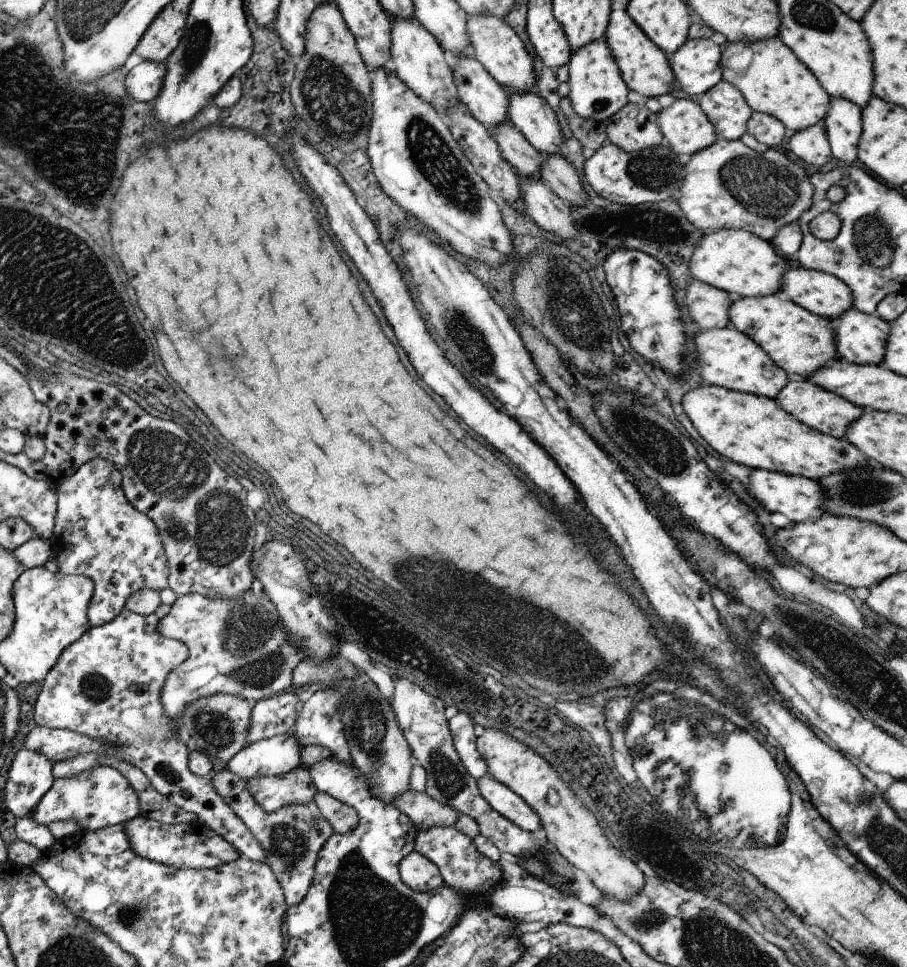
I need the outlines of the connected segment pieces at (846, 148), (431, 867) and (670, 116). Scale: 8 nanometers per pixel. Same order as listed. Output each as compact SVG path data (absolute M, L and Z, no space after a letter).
M830 98L830 110L823 121L834 158L844 164L857 163L862 134L862 111L844 98Z
M416 850L406 854L398 868L402 882L412 890L434 893L444 885L438 866Z
M676 99L657 118L662 136L676 154L696 154L718 139L714 125L696 101Z

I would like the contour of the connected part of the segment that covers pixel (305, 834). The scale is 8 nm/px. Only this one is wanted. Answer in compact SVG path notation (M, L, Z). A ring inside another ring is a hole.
M222 770L214 772L211 781L215 789L224 802L231 806L238 818L243 819L248 830L256 836L260 846L264 848L268 856L268 866L275 872L276 878L283 886L287 894L288 906L299 905L307 896L308 889L311 888L312 881L315 880L315 865L318 864L318 852L327 844L331 836L335 833L334 827L317 811L314 802L308 804L290 804L276 812L267 812L257 802L249 789L250 779L243 778L235 774L232 770Z

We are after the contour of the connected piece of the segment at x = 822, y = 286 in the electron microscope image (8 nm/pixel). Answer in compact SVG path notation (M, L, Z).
M802 266L799 268L788 267L788 270L784 272L784 280L780 286L779 295L792 300L808 312L832 320L840 318L850 308L855 308L852 290L839 278L827 272L807 269Z

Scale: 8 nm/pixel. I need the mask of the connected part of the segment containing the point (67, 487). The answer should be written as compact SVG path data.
M94 458L94 460L85 462L69 478L65 478L64 482L55 489L58 491L58 516L55 520L55 530L48 539L51 546L51 554L56 558L56 562L58 562L60 573L65 575L84 575L86 578L91 578L92 582L95 583L91 606L87 614L91 620L92 627L102 626L118 617L124 609L128 597L138 592L138 590L150 589L161 591L162 589L168 588L170 585L170 563L167 559L166 547L160 538L159 527L155 525L155 522L152 522L151 518L148 518L147 514L144 514L143 511L136 510L136 507L132 506L131 501L126 496L126 492L123 490L123 474L114 462L104 460L104 458Z

